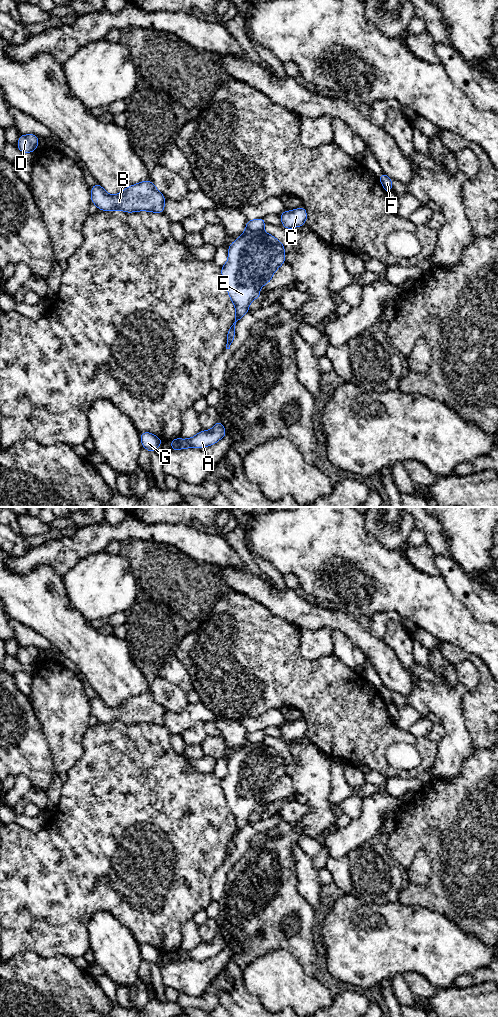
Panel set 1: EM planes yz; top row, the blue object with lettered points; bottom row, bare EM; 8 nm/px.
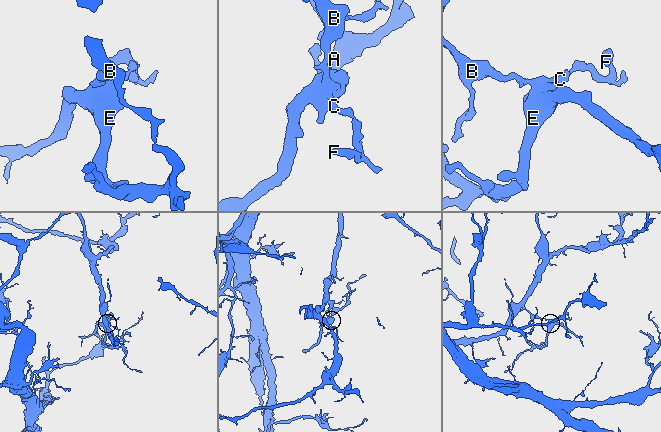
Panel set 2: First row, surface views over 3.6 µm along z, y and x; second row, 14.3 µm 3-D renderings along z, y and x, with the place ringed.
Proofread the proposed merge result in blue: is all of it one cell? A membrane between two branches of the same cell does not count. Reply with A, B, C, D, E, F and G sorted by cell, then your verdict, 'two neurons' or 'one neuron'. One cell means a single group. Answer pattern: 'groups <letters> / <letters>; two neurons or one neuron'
groups A E G / B C D F; two neurons

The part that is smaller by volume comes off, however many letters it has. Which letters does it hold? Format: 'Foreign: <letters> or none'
Foreign: A, E, G

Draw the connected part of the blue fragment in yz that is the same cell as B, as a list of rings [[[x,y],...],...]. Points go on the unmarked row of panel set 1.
[[[151,692],[126,699],[117,707],[109,707],[97,694],[90,702],[91,714],[97,718],[98,722],[165,725],[164,715],[166,711]]]

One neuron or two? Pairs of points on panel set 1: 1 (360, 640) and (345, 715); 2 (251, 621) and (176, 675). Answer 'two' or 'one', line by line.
1: two
2: two

